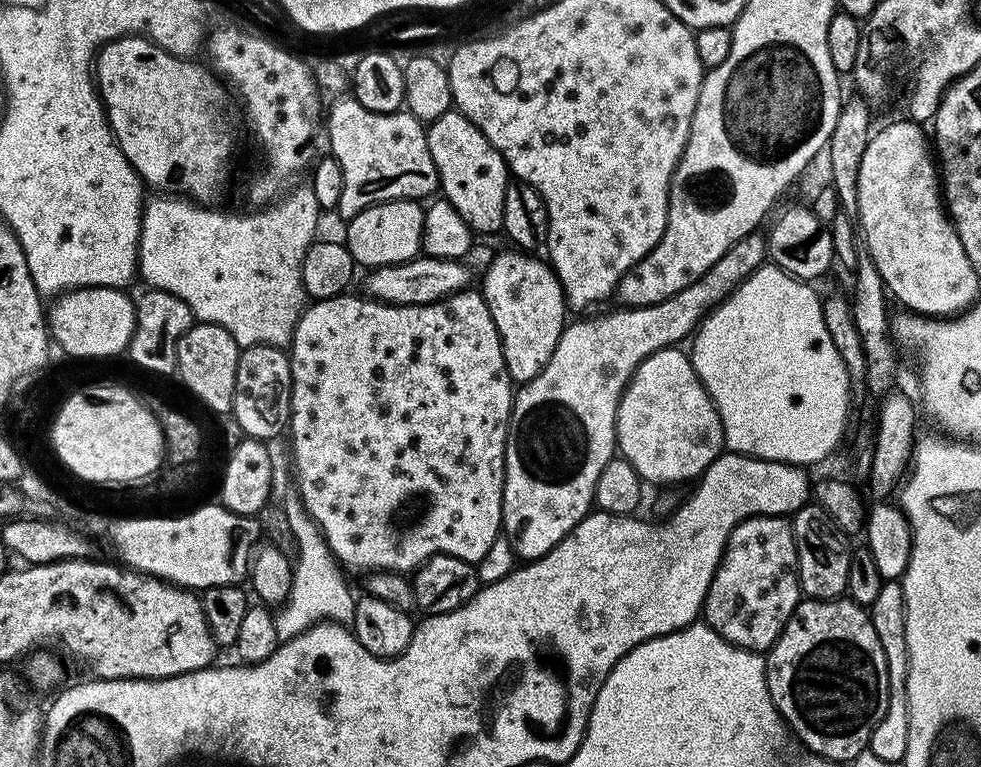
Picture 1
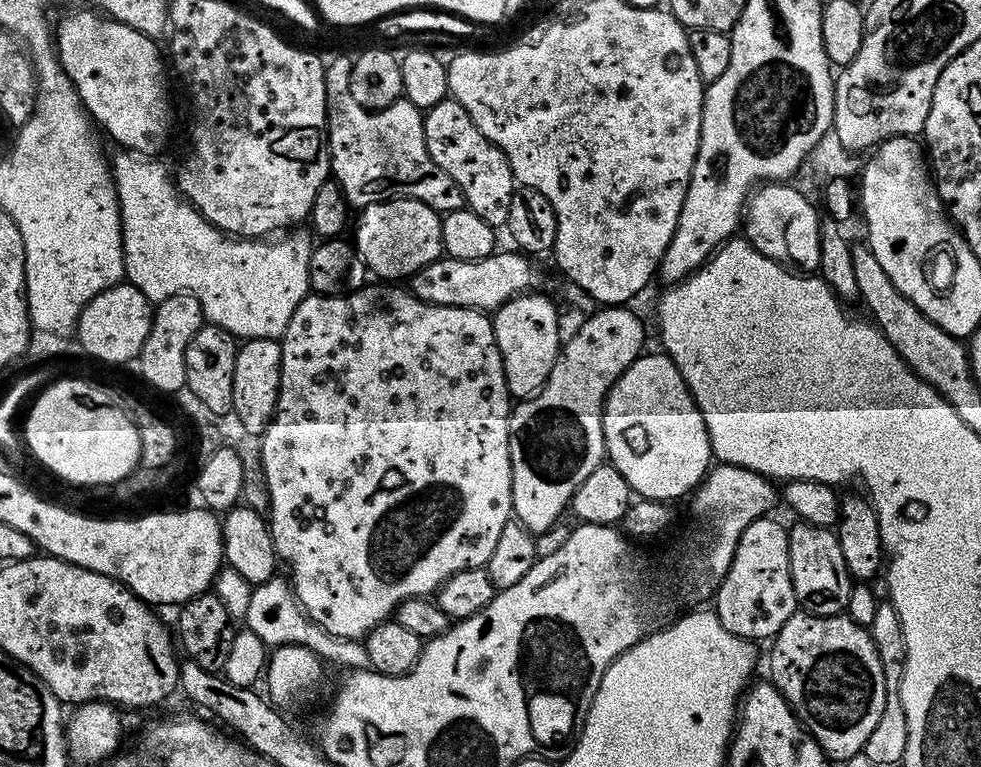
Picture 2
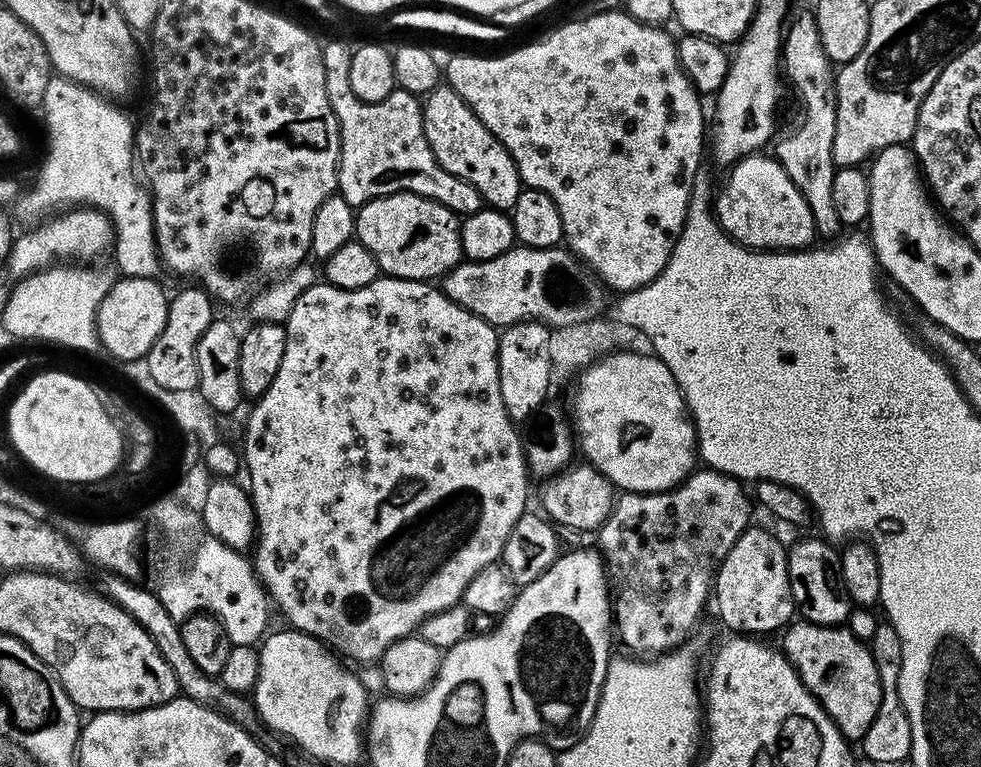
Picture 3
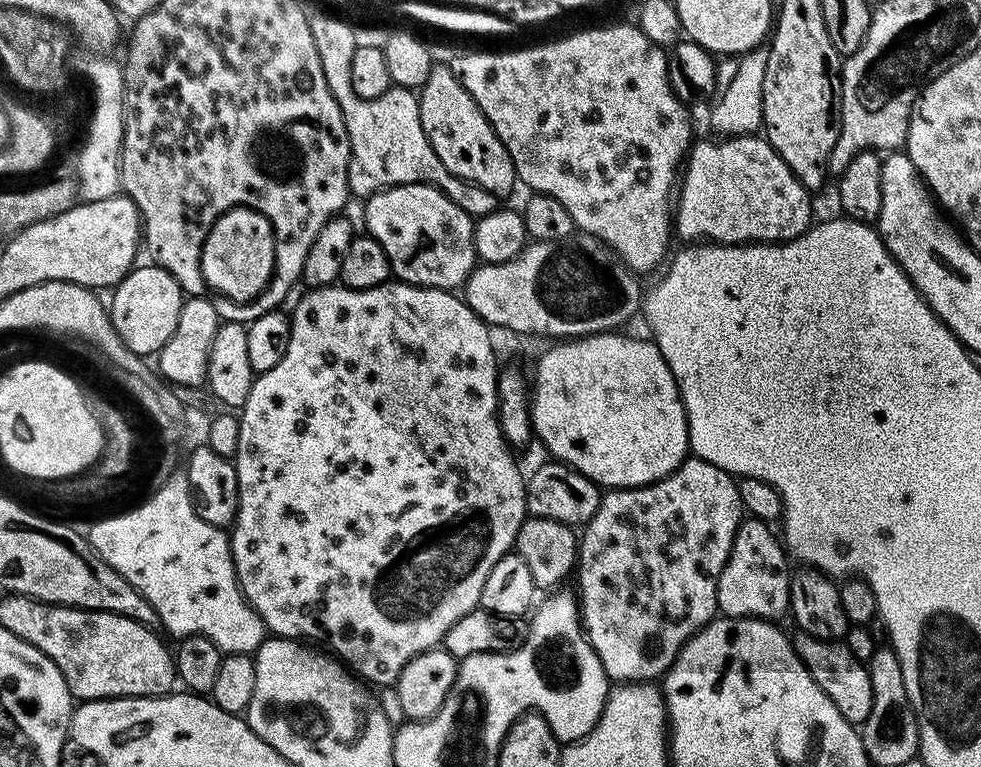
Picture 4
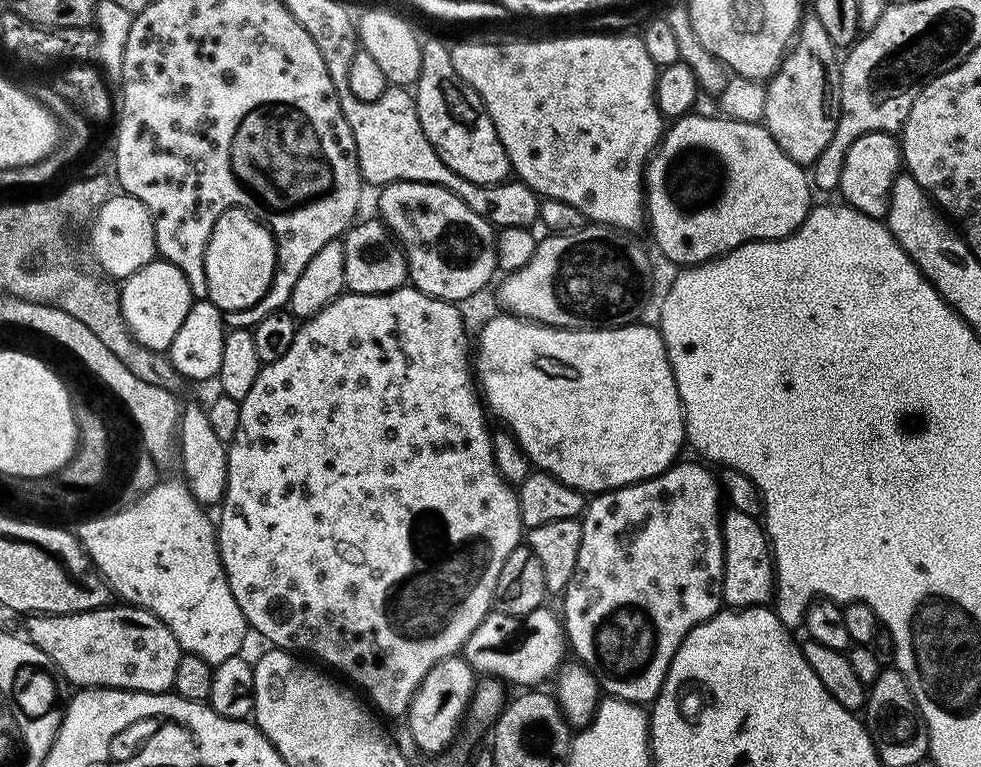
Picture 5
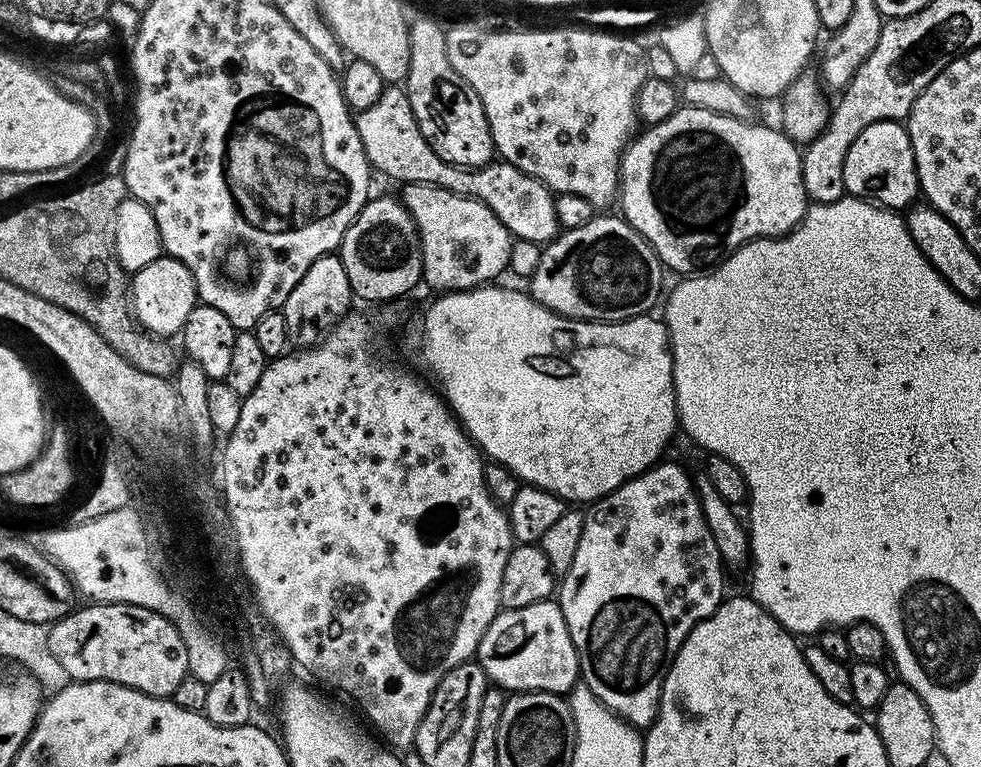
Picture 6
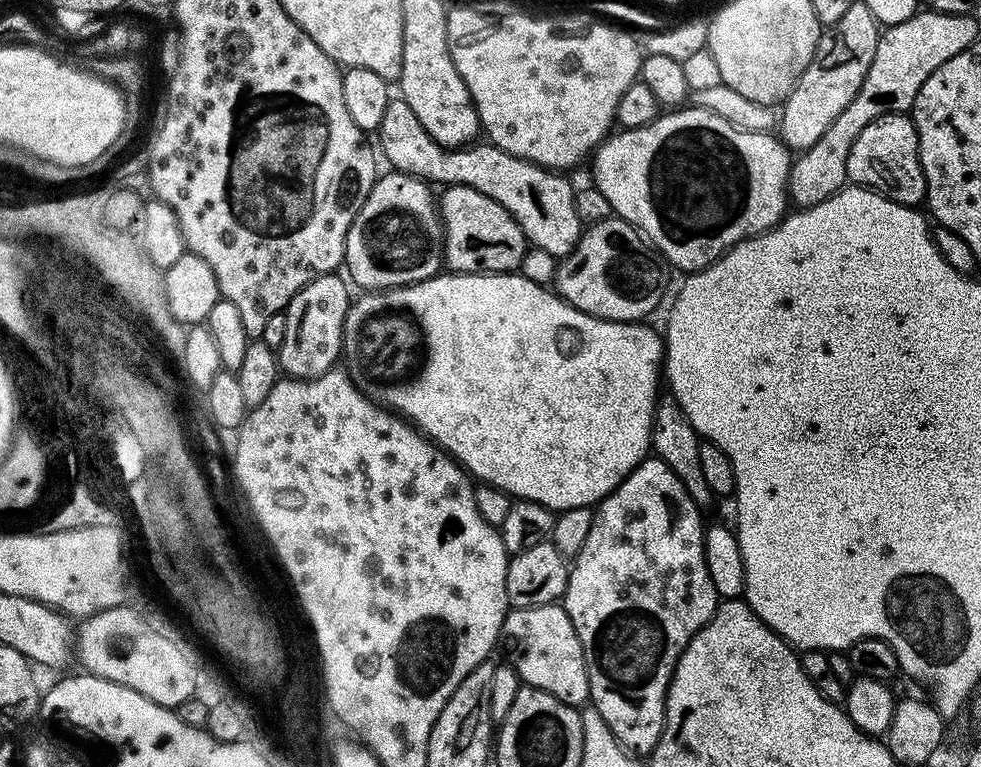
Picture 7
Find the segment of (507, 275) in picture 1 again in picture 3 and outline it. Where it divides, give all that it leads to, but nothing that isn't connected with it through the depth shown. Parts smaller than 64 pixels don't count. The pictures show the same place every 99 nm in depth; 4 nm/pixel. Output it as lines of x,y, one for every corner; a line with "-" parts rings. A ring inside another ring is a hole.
524,320
521,324
507,325
499,333
498,374
502,390
502,406
512,421
528,420
544,404
548,387
552,384
554,369
549,355
550,329
537,320

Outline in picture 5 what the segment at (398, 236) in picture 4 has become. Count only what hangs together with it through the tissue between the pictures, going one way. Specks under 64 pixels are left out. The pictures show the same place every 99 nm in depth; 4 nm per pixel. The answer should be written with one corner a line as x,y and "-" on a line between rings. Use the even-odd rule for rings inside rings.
394,182
393,184
383,185
379,189
380,192
380,212
379,219
383,220
388,231
392,233
397,244
404,250
404,257
408,263
408,280
411,287
422,290
422,294
430,294
436,296
440,300
450,300
453,302
461,302
460,300
468,300
471,296
476,296
488,283
492,280
492,275
497,275
496,267
496,237
497,229
492,227
490,222
486,222
486,218
482,218
482,214
474,214
474,210
470,210
470,206
466,206
466,202
462,202
462,198
458,198
450,190
446,190
437,184
427,184
426,182

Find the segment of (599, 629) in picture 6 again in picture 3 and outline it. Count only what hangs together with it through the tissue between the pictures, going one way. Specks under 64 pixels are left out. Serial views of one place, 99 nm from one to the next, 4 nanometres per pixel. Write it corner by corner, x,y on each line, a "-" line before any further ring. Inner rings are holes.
711,470
693,471
692,475
685,478
681,484
675,488
667,488
664,492
624,492
617,495
616,502
612,506
611,514
606,518
606,522
598,530
600,536
600,545
598,551
604,558
606,571
614,585
614,632
620,640
629,648
629,653
635,654
640,658
655,658
665,652
671,652
683,645
684,640
692,632
692,627
700,620
700,615
704,612
704,603
709,603
710,593
714,588
716,579
716,570
720,567
721,562
730,554
736,539
742,535
748,527
752,516
753,501
744,493
745,485
737,480
735,476
727,476
725,472
713,472

